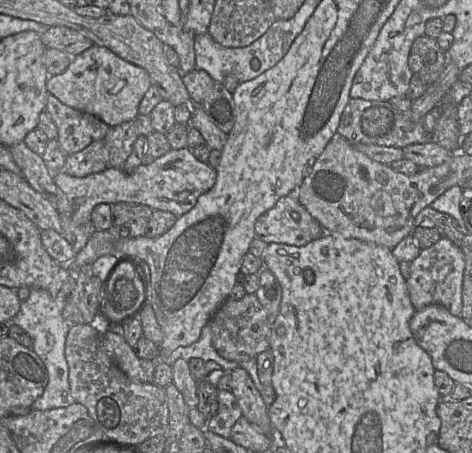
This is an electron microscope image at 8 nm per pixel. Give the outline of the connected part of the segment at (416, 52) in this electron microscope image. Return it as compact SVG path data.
M423 35L413 42L408 64L412 73L419 77L427 87L438 80L447 62L447 53L439 47L436 39Z

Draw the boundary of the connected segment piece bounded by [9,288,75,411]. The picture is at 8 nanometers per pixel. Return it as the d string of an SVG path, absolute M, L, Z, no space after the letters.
M30 288L29 297L21 301L20 311L9 321L10 325L16 324L29 334L33 341L32 350L43 361L47 369L47 386L43 394L33 403L33 409L45 411L67 407L75 402L70 390L68 364L65 356L66 337L71 325L63 318L64 305L63 290L53 297L44 289Z

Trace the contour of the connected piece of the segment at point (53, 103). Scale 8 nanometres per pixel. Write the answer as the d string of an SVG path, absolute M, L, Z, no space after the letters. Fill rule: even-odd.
M48 94L46 111L57 128L57 141L66 155L103 140L110 128L99 118L63 104L52 94Z

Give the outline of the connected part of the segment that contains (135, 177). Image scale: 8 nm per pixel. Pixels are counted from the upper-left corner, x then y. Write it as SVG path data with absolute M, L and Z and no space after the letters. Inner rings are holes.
M188 147L173 150L157 158L150 164L141 164L132 173L122 169L108 167L106 170L86 177L70 176L63 171L53 176L55 184L66 195L68 211L61 213L61 235L69 242L75 254L78 254L96 231L92 221L93 208L101 203L114 204L127 202L144 204L153 210L162 210L180 217L189 212L203 193L216 183L216 169L208 163L195 158Z

